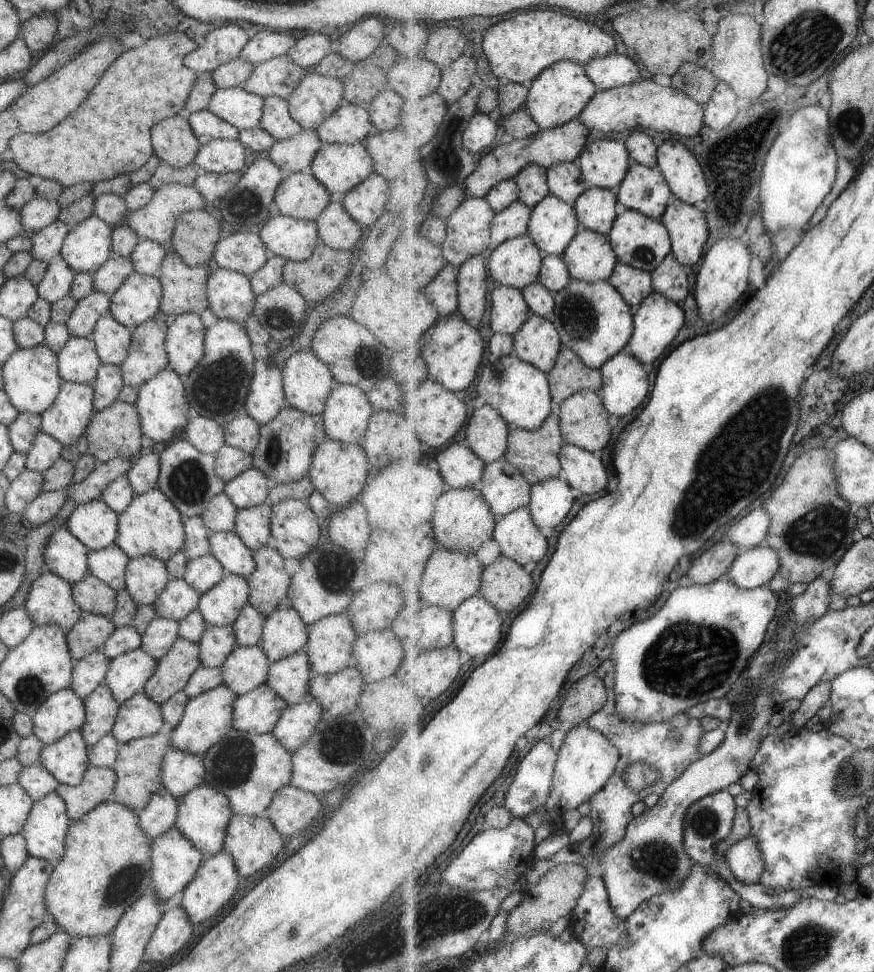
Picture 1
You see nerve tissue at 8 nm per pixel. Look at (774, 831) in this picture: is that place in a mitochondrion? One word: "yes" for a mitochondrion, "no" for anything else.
no

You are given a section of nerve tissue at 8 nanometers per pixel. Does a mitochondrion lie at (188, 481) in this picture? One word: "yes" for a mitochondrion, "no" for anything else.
yes

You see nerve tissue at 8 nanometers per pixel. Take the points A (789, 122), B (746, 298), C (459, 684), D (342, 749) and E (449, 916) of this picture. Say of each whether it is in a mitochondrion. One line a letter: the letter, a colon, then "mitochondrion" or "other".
A: other
B: other
C: other
D: mitochondrion
E: mitochondrion

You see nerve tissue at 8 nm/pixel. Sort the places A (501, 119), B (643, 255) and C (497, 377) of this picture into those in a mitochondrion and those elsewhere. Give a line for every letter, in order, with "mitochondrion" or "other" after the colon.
A: other
B: mitochondrion
C: mitochondrion

